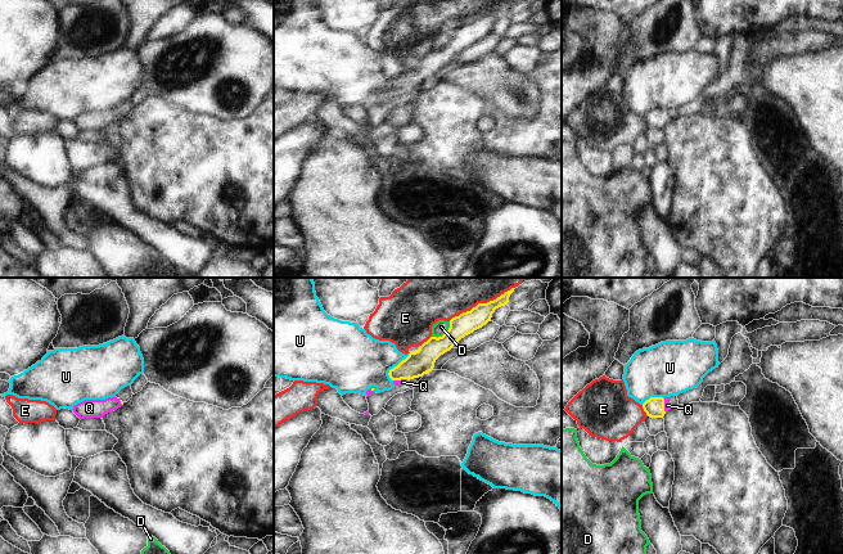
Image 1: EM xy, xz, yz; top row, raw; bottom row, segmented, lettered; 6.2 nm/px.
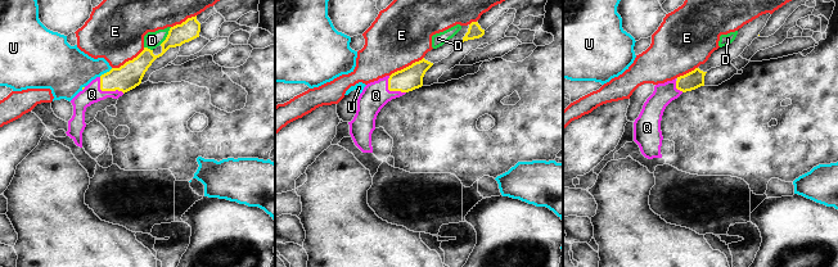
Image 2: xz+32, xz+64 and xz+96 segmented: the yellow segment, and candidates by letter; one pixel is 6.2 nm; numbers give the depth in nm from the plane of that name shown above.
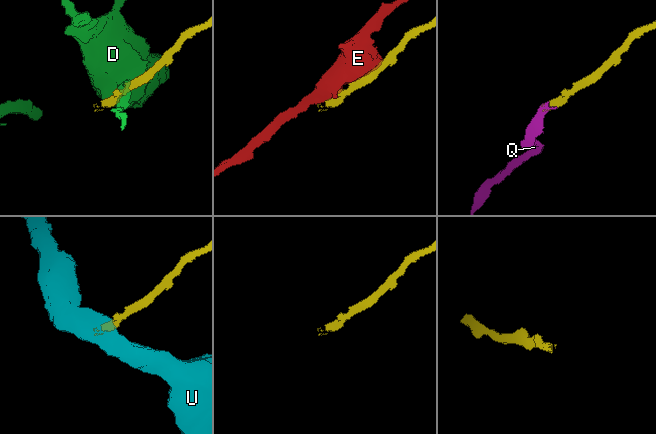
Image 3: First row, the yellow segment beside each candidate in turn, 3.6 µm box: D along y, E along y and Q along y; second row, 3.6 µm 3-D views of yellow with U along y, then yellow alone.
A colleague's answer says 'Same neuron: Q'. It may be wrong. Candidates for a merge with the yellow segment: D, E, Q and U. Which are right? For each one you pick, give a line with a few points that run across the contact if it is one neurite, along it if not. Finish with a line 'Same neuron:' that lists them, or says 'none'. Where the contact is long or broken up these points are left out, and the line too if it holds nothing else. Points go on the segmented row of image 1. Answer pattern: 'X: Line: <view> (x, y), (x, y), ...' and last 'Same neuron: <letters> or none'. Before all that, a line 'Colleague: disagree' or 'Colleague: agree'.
Colleague: agree
Q: Line: xz (417, 364), (400, 379), (402, 382)
Same neuron: Q

